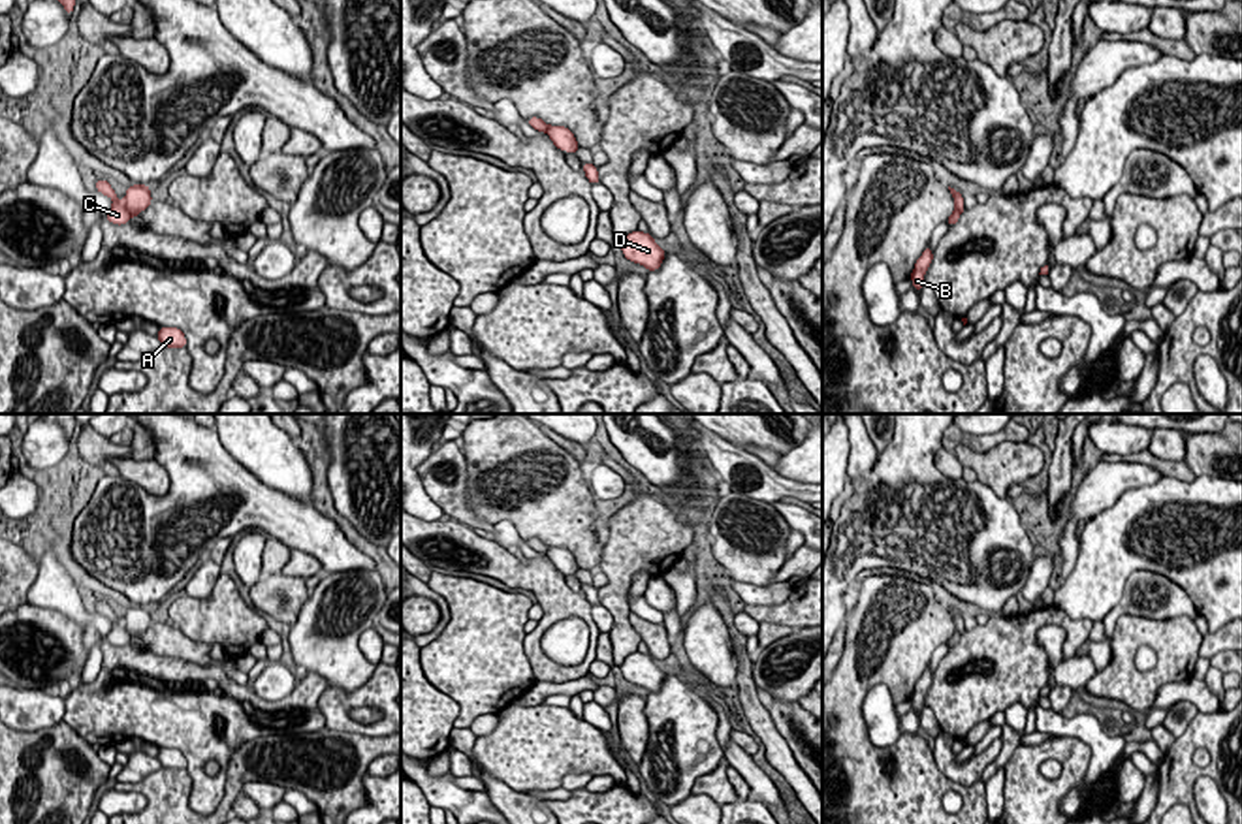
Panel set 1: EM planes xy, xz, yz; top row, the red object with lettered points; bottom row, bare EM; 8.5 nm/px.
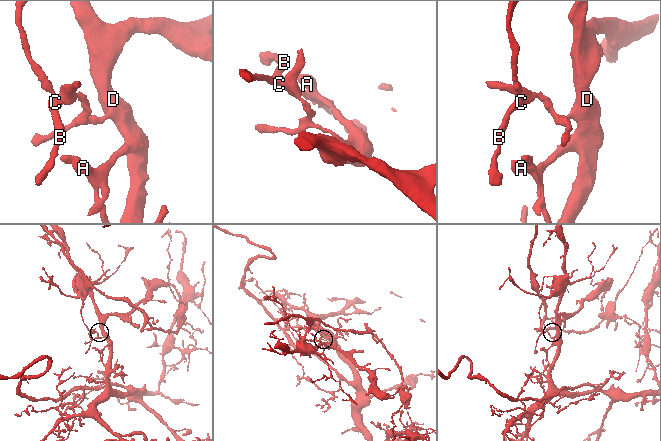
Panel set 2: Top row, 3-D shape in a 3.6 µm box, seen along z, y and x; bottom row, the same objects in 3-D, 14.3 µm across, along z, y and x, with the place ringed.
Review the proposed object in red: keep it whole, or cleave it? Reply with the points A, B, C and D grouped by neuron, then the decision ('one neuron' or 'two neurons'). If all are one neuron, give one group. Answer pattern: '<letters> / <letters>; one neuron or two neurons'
A D / B C; two neurons

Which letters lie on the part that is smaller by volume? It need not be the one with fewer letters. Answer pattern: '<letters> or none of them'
B, C

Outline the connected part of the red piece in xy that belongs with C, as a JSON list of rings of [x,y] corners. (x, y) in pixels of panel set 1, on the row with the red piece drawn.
[[[105,179],[96,181],[96,190],[113,199],[111,211],[107,213],[105,220],[117,226],[130,222],[132,214],[128,213],[124,201],[117,198],[115,190]]]

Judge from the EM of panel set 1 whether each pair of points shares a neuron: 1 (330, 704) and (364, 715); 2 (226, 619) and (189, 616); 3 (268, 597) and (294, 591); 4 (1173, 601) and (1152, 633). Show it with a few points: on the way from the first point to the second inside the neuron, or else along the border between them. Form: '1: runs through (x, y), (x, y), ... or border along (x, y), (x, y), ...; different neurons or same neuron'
1: border along (381, 710), (356, 708), (349, 715); different neurons
2: runs through (217, 619), (198, 619); same neuron
3: runs through (273, 595), (288, 593); same neuron
4: border along (1152, 618), (1188, 616), (1194, 621); different neurons

